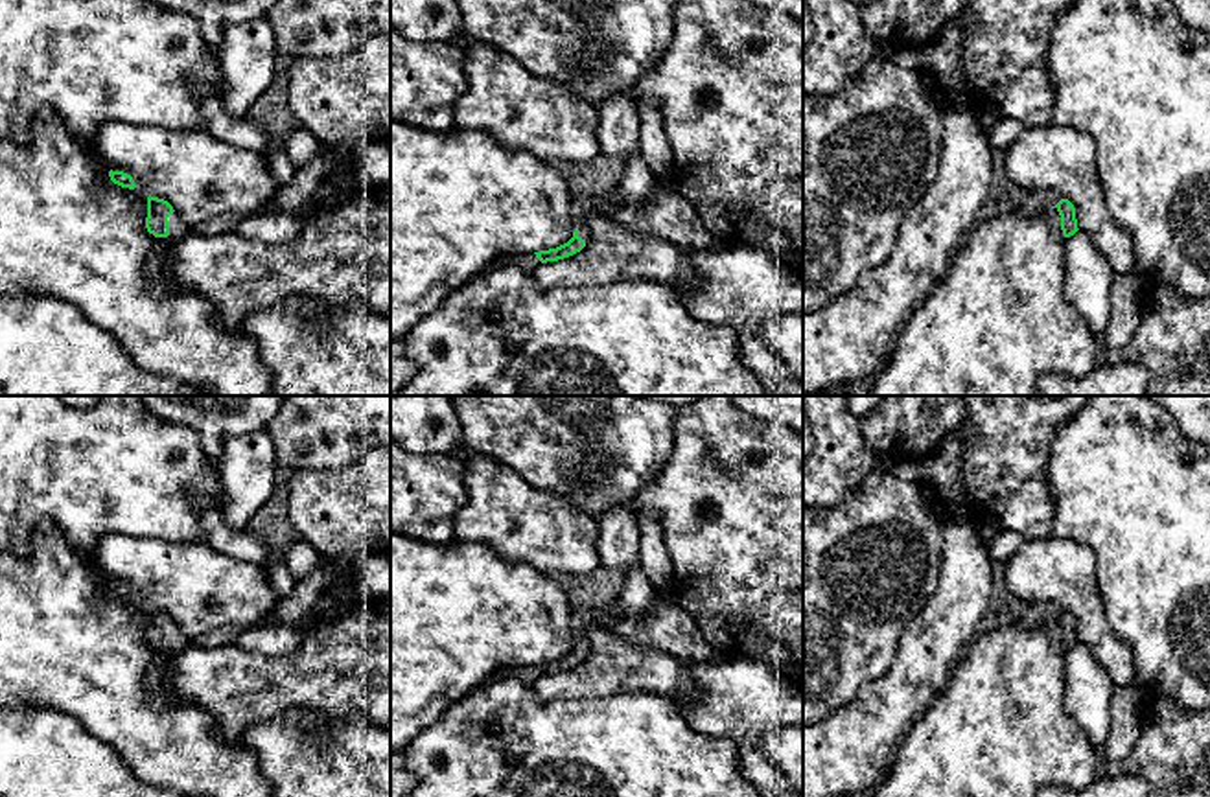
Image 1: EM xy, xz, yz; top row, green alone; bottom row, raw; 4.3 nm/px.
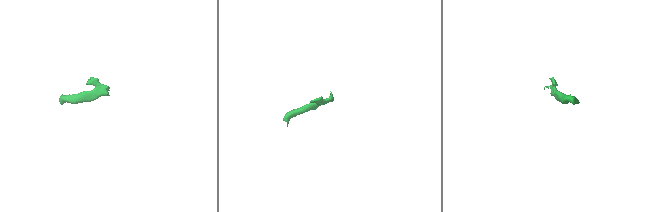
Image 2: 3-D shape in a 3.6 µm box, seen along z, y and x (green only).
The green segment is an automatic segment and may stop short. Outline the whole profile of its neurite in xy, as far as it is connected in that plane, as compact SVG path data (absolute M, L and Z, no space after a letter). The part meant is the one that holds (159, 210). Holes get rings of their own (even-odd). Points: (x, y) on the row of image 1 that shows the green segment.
M151 195L147 197L145 228L155 237L169 239L184 237L190 232L168 201Z

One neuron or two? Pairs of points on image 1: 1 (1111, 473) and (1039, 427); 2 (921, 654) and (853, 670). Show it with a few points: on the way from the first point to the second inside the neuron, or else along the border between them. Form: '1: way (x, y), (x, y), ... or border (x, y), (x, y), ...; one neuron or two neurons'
1: border (1072, 415), (1056, 429), (1045, 477); two neurons
2: border (908, 621), (894, 661), (860, 691); two neurons

